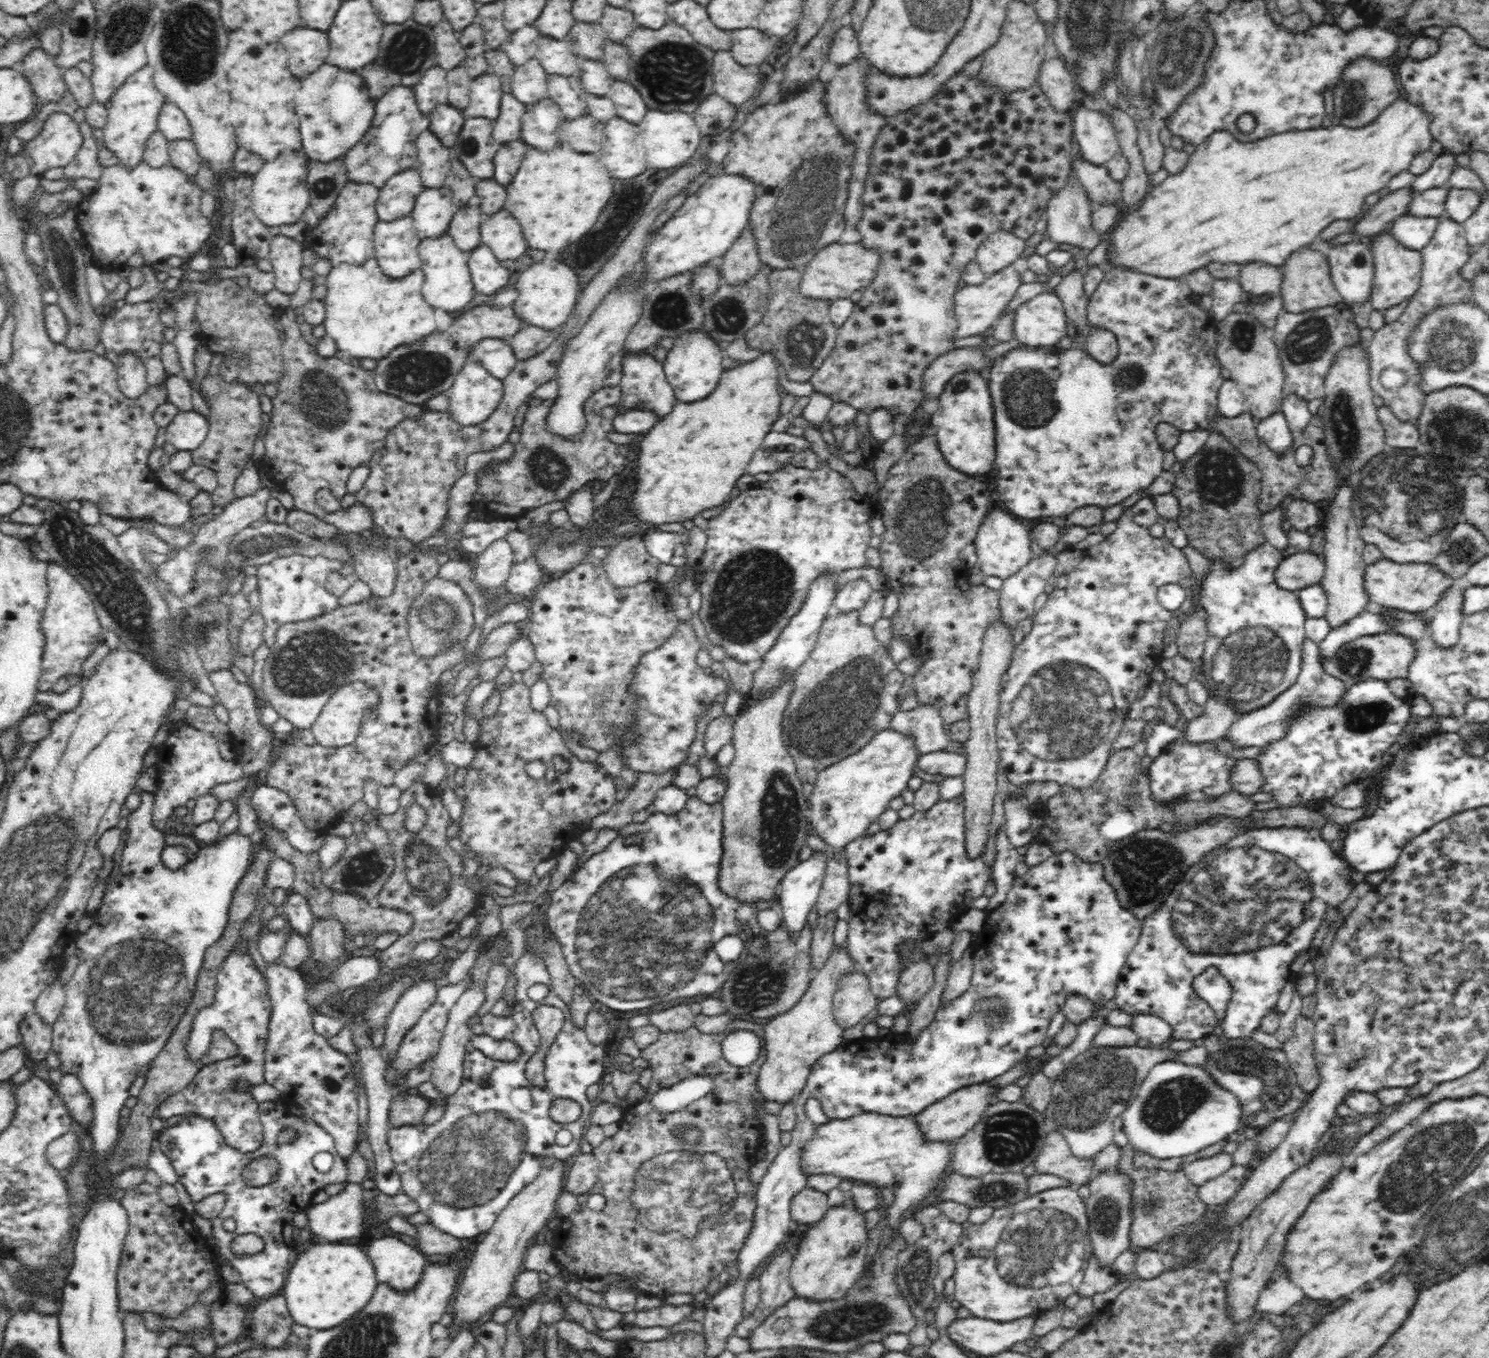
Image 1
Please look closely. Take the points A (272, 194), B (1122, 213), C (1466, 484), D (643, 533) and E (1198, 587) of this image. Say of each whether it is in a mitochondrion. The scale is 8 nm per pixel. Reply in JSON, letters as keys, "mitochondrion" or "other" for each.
{"A":"other","B":"other","C":"mitochondrion","D":"other","E":"other"}

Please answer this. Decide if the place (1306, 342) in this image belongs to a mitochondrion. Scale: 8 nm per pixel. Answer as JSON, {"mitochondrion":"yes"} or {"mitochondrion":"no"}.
{"mitochondrion":"yes"}

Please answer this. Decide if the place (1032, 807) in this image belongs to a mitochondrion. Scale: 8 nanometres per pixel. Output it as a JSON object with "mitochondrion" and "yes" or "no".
{"mitochondrion":"no"}

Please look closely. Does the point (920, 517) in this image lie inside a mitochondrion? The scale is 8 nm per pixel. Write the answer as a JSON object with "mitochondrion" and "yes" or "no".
{"mitochondrion":"yes"}

